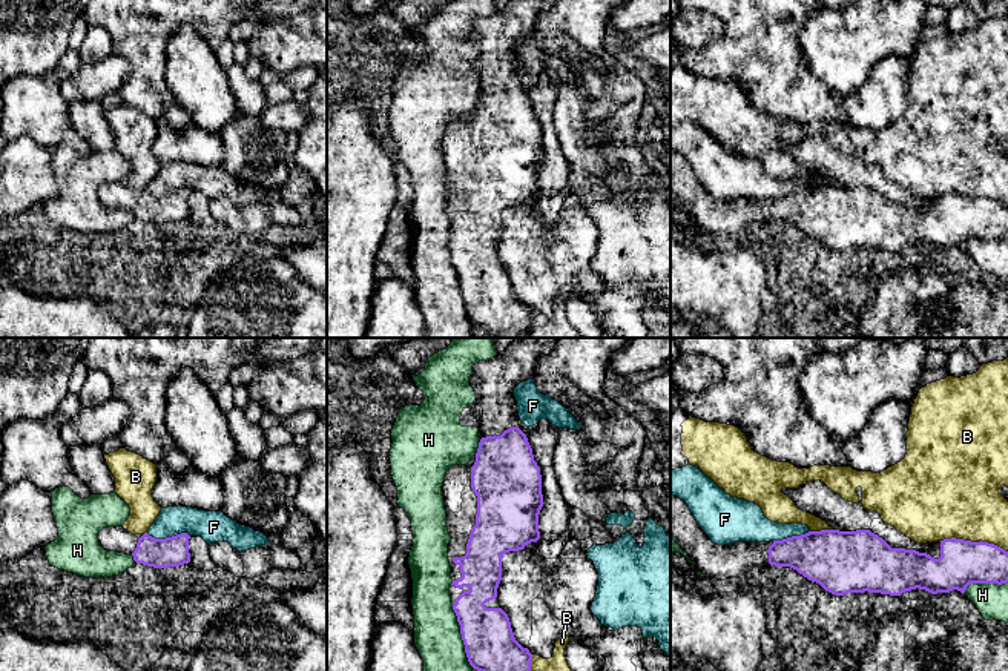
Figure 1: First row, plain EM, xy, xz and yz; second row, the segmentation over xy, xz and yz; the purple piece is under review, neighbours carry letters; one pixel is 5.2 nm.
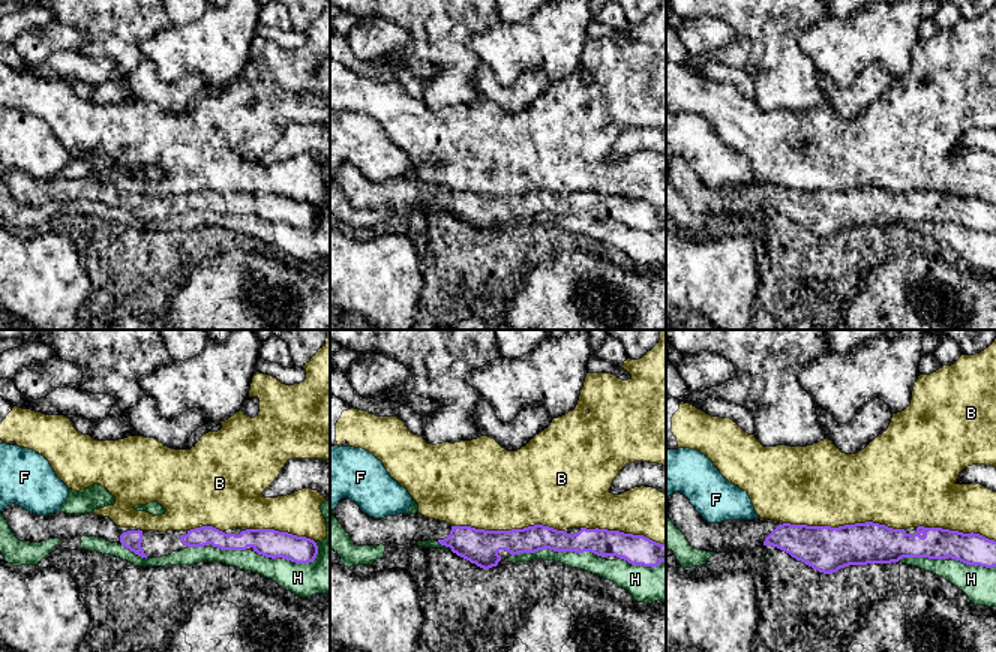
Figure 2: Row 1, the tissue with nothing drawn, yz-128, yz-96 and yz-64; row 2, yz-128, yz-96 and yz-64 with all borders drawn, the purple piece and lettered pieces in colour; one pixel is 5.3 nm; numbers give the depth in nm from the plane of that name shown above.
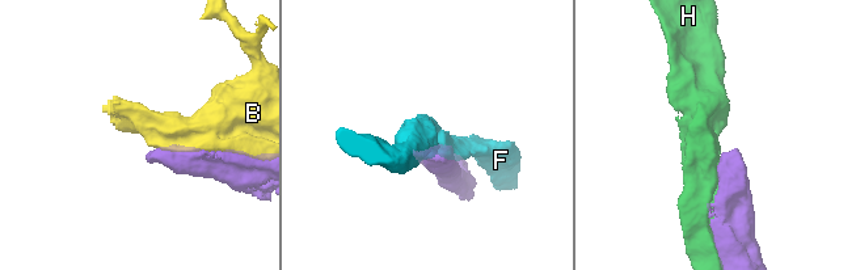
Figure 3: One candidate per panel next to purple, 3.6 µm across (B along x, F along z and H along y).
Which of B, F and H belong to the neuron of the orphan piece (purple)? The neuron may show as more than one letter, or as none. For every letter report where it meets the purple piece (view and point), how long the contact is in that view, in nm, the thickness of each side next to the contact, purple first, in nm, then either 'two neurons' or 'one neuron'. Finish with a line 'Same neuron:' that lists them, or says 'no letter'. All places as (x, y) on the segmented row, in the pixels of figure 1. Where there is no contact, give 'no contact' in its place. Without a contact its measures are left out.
B: yz (973, 542) | 360 nm | 240/420 nm | two neurons
F: xy (168, 538) | 240 nm | 160/160 nm | two neurons
H: xz (462, 636) | 340 nm | 260/240 nm | two neurons
Same neuron: no letter

